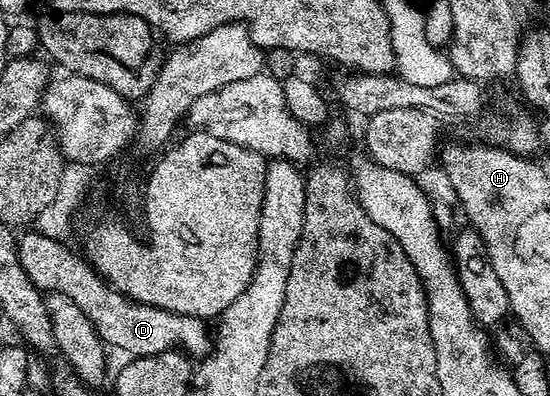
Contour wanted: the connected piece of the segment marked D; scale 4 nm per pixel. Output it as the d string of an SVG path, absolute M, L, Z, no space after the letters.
M27 230L17 240L16 250L23 270L41 291L66 295L93 323L99 337L109 348L120 349L130 357L149 357L168 350L180 350L192 359L203 359L214 348L210 329L199 317L162 311L161 308L139 304L111 288L102 276L81 255L68 249L65 242Z

